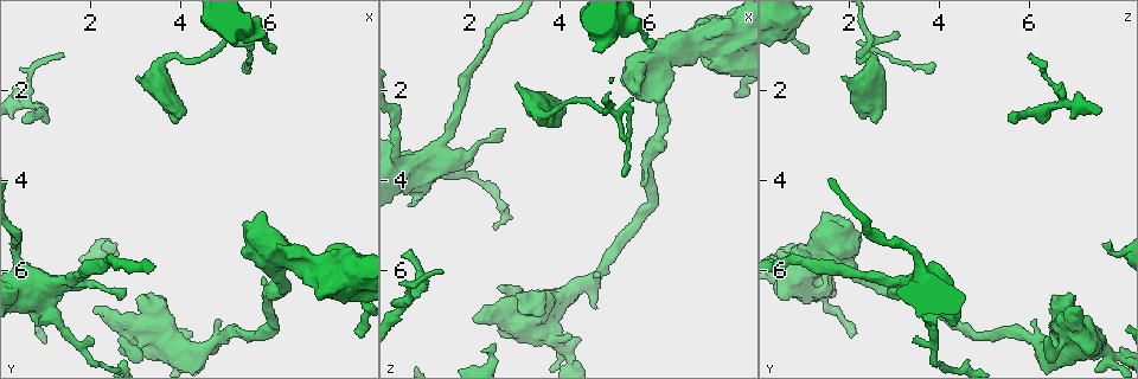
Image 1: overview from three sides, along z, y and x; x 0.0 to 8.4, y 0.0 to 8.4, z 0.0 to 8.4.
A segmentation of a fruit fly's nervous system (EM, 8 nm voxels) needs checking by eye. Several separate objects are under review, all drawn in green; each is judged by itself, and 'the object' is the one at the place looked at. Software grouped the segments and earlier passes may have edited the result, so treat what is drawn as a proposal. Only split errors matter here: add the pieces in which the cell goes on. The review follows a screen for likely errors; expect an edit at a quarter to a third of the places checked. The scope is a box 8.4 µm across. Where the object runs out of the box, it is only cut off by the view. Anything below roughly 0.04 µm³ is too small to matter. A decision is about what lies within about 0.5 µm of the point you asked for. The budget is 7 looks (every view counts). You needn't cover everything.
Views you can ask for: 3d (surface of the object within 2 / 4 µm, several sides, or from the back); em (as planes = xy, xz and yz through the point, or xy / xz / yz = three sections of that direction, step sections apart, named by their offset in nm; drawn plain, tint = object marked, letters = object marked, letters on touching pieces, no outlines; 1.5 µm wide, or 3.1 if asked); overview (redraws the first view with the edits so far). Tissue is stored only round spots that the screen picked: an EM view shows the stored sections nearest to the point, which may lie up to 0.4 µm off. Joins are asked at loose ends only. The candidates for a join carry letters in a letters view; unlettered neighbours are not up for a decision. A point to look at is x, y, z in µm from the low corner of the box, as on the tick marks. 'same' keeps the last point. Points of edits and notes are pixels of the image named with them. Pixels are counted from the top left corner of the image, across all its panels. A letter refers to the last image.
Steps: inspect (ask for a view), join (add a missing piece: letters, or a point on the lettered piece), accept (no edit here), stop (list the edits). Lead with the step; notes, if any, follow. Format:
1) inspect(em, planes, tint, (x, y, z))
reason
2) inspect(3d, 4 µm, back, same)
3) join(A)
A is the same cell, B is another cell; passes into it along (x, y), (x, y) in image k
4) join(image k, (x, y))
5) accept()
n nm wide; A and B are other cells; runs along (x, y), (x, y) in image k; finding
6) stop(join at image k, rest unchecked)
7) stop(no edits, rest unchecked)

inspect(em, planes, letters, (5.30, 1.45, 3.90))
free end

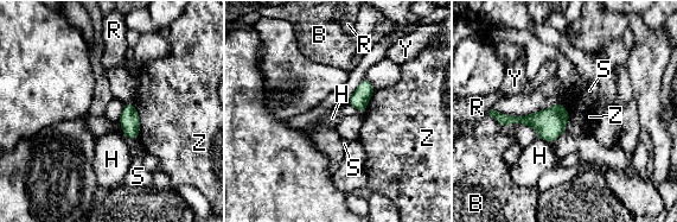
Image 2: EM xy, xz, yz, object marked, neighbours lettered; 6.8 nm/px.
accept()
B, H, R, S, Y and Z are other cells; border along (538, 138), (553, 143) in image 2; no lettered piece goes on from it

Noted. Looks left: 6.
inspect(3d, 4 µm, (3.10, 1.70, 1.85))
an open end

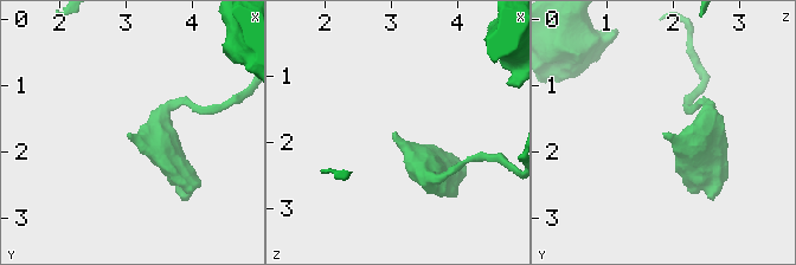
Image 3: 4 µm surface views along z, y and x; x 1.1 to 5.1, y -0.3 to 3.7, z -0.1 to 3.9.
inspect(em, planes, letters, (3.05, 1.75, 1.90))

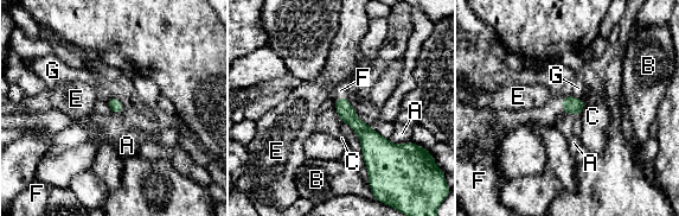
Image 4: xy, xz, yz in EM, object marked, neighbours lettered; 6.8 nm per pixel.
join(F)
A touches over 160 nm; F is the same cell, A, B, C, E and G are other cells; passes into it along (571, 105), (562, 105), (545, 116) in image 4; it goes on there

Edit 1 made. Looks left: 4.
inspect(overview)
redraw

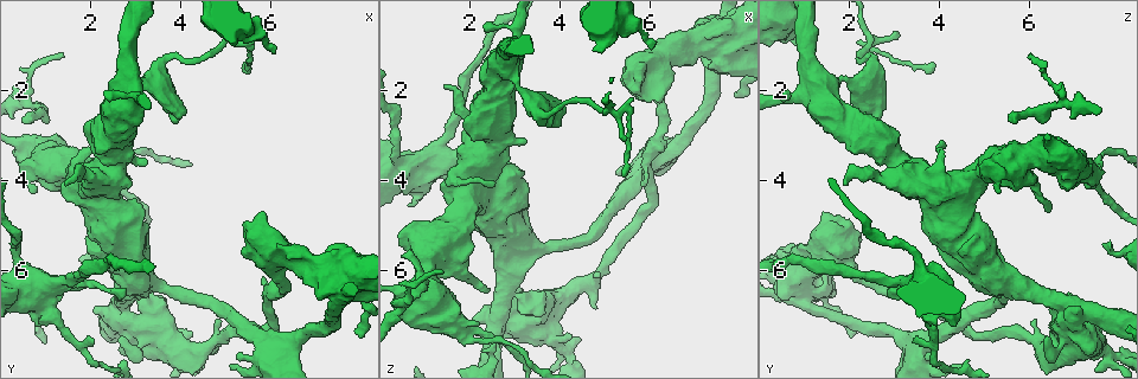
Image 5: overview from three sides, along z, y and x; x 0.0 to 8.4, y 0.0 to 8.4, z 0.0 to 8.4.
inspect(em, planes, letters, (4.20, 7.40, 7.45))
stops while still wide

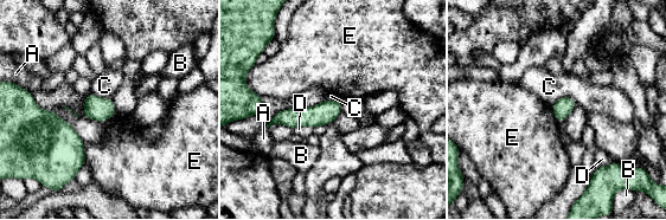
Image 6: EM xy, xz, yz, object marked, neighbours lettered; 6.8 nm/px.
accept()
C touches over 190 nm; A, B, C, D and E are other cells; none of them fits

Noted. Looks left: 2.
stop(join at image 4, rest unchecked)

